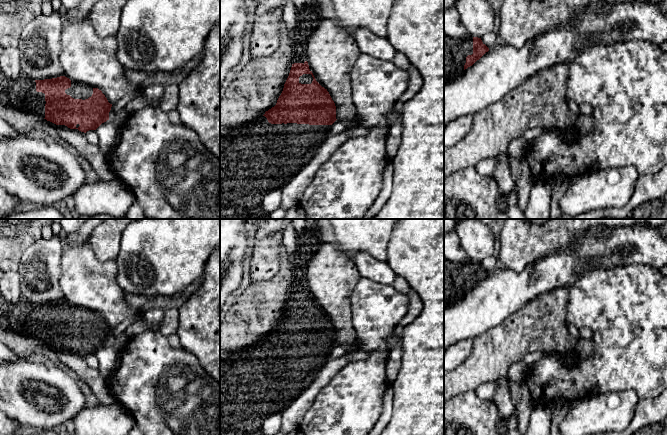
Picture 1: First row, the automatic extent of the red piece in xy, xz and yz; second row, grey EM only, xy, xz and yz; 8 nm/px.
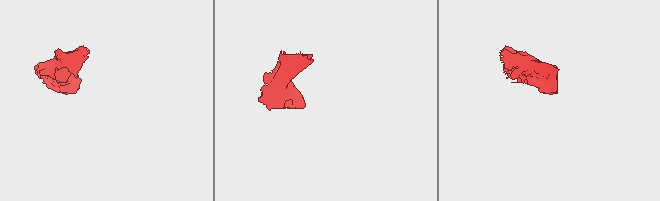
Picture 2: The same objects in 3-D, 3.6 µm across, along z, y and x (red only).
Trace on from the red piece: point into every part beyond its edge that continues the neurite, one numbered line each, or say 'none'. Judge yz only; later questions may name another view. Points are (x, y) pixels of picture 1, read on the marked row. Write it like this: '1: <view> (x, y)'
1: yz (456, 50)

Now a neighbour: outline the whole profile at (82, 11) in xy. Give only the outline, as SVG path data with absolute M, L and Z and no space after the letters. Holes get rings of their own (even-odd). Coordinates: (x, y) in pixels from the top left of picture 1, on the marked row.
M83 0L75 9L70 9L64 20L88 20L89 13L95 3L99 0Z

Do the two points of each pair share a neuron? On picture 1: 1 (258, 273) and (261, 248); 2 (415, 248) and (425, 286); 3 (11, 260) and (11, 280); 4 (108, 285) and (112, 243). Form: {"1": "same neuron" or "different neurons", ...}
{"1": "same neuron", "2": "same neuron", "3": "different neurons", "4": "different neurons"}

